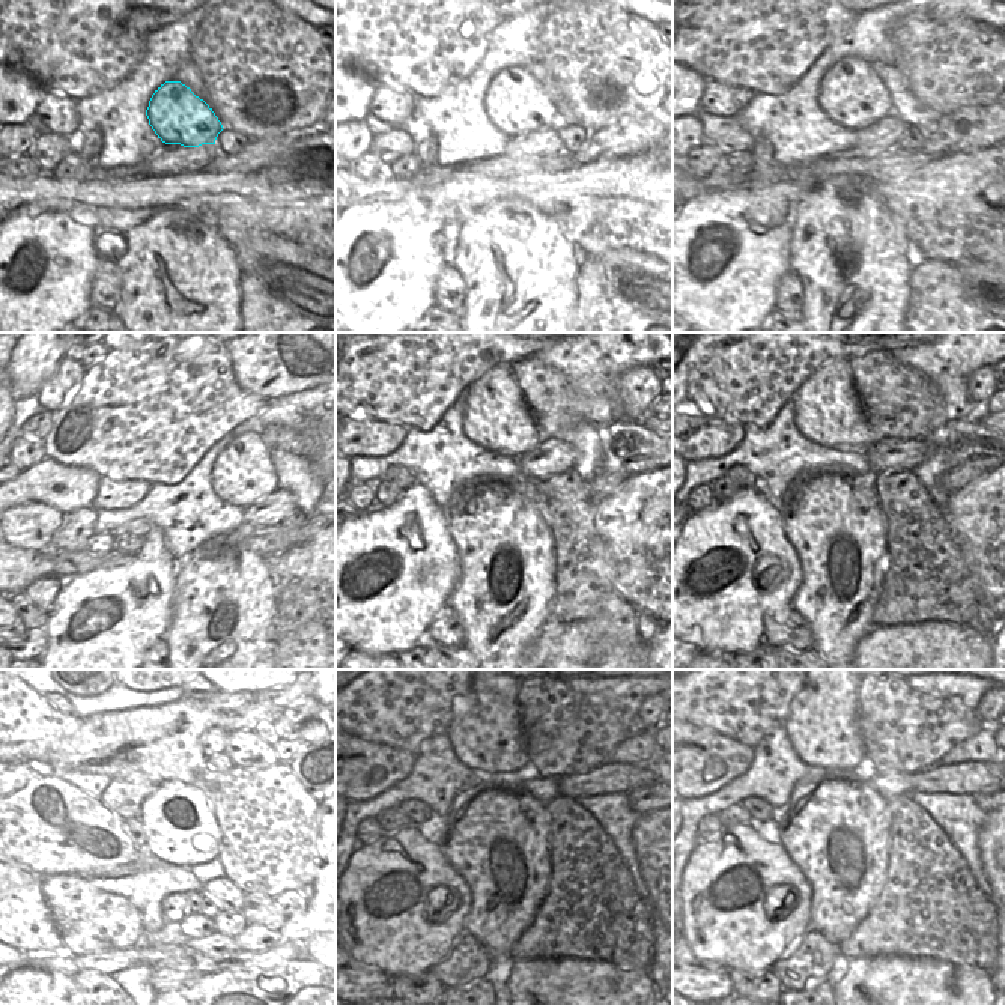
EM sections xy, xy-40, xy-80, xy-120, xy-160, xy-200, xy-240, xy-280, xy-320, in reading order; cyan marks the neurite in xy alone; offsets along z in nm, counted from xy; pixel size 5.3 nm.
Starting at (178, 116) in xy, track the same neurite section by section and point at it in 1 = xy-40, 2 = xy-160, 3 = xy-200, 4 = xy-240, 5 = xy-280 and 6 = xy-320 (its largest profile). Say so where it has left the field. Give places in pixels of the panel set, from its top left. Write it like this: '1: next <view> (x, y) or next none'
1: next xy-40 (515, 116)
2: next xy-160 (497, 419)
3: next xy-200 (826, 408)
4: next xy-240 (151, 740)
5: next xy-280 (485, 731)
6: next xy-320 (823, 724)

